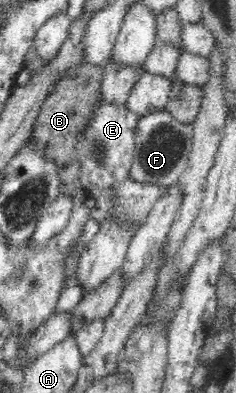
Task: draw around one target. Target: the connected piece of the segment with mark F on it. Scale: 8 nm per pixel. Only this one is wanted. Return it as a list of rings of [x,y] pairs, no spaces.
[[[165,108],[140,115],[135,131],[135,158],[129,176],[137,182],[163,182],[171,187],[177,184],[179,176],[187,168],[192,150],[193,127],[179,122],[179,119]]]

